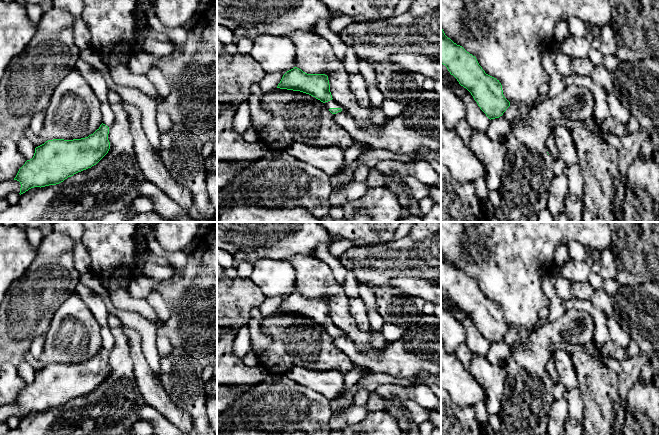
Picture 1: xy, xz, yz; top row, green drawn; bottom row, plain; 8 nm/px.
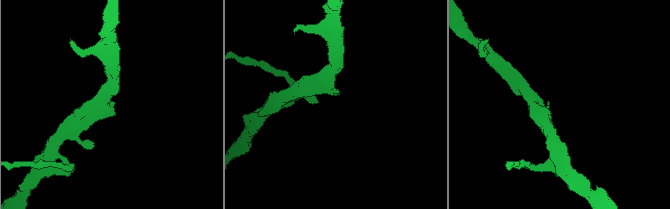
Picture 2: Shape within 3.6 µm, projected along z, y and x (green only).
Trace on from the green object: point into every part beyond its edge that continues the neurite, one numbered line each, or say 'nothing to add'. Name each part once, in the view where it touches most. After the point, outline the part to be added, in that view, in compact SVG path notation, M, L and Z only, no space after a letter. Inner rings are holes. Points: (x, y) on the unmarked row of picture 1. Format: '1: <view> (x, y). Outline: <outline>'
1: xz (332, 327). Outline: M333 323L330 324L330 325L328 325L328 326L325 326L324 328L325 328L325 330L326 330L327 333L330 333L330 332L341 332L342 335L345 334L342 329L340 329L339 327L337 327L337 326L336 326L335 324L333 324Z

